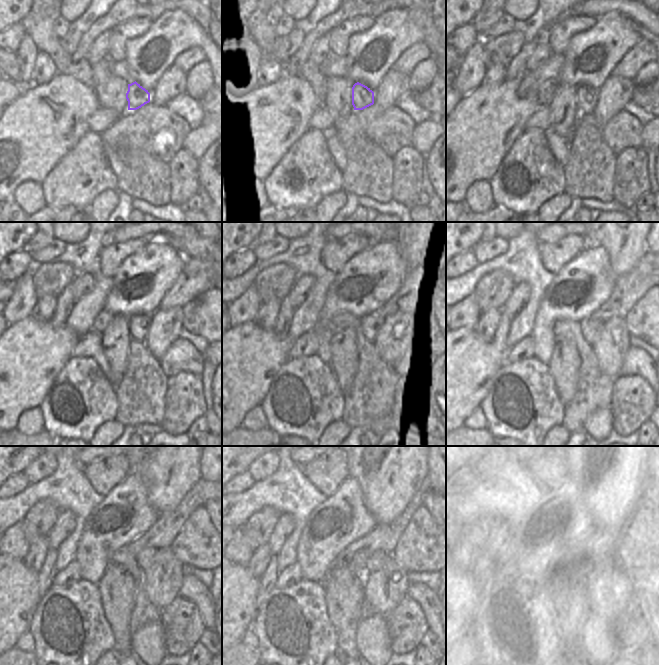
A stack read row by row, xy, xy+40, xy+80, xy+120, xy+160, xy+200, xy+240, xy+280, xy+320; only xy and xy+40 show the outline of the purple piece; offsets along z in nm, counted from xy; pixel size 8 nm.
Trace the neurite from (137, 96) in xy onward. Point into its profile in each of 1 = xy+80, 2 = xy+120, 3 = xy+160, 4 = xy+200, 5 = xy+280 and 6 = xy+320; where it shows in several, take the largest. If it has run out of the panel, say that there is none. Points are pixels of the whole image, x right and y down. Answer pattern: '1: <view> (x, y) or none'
1: xy+80 (586, 98)
2: xy+120 (139, 324)
3: xy+160 (369, 325)
4: xy+200 (591, 329)
5: xy+280 (373, 563)
6: xy+320 (607, 561)

